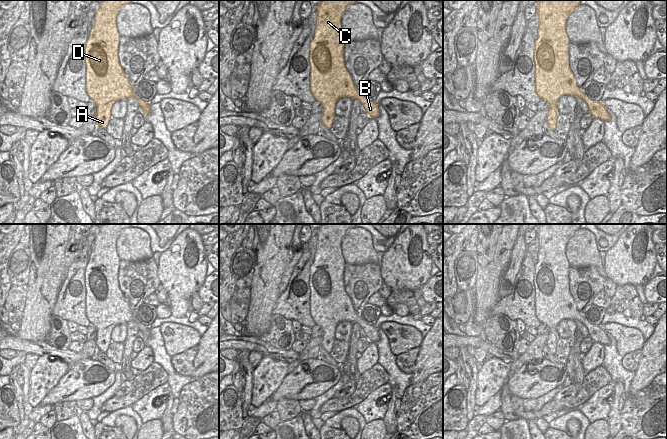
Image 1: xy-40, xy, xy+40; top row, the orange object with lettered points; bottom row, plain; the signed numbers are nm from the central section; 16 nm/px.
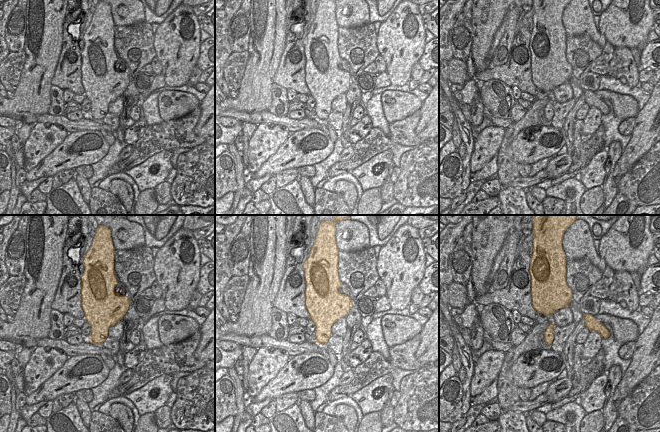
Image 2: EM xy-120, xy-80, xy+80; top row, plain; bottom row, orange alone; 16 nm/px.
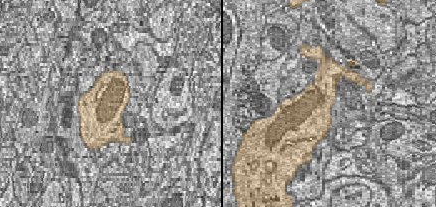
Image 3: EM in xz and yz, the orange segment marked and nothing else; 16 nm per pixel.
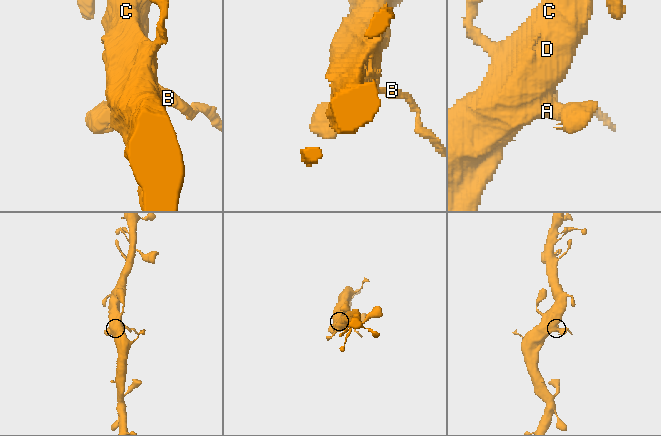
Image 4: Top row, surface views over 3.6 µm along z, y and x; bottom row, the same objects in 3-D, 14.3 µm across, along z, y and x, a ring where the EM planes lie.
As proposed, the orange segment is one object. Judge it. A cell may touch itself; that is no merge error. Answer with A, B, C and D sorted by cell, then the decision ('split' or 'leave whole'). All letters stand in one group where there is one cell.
A B C D | leave whole

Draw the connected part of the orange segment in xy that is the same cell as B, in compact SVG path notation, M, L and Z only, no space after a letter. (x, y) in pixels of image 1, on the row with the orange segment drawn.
M323 0L317 4L317 25L313 39L310 42L310 91L316 101L323 105L321 122L327 129L331 129L335 117L336 102L343 97L358 99L365 107L370 118L380 116L378 104L368 101L363 97L354 85L351 75L347 71L344 62L345 36L342 31L341 18L348 5L356 3L356 0Z

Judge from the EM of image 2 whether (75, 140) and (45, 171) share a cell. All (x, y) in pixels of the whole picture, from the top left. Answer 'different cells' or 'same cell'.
same cell

